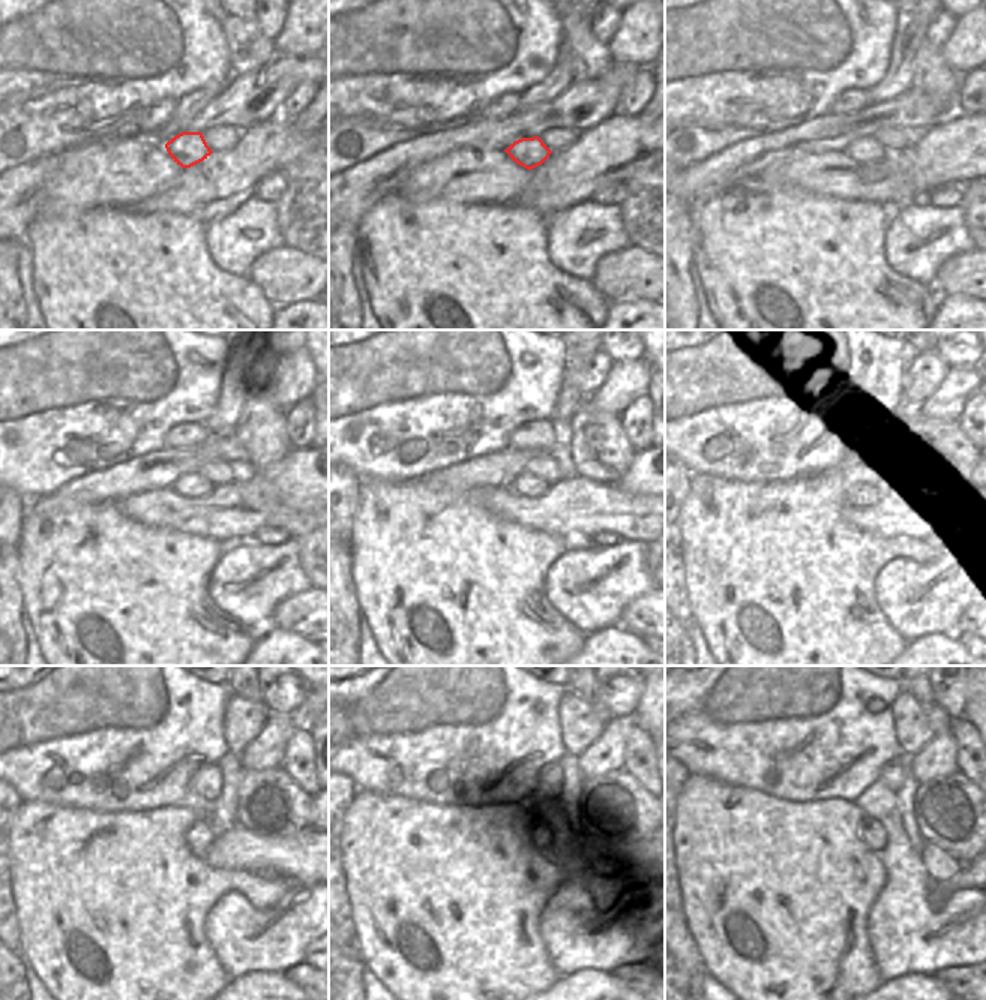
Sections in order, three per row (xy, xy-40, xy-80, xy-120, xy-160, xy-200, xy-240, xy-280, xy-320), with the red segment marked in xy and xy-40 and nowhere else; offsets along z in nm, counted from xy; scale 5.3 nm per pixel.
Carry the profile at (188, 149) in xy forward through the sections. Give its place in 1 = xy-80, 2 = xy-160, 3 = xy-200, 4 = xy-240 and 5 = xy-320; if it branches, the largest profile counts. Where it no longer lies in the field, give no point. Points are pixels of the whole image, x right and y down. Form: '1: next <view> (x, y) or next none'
1: next xy-80 (865, 150)
2: next xy-160 (526, 485)
3: next xy-200 (868, 492)
4: next xy-240 (200, 834)
5: next xy-320 (872, 834)

